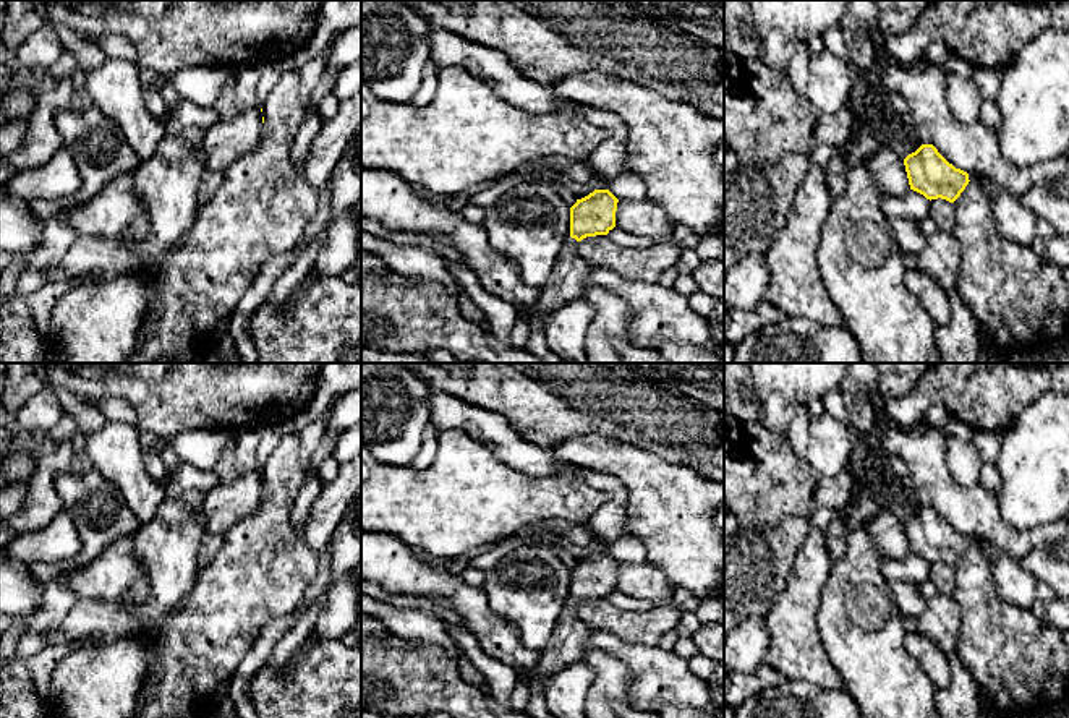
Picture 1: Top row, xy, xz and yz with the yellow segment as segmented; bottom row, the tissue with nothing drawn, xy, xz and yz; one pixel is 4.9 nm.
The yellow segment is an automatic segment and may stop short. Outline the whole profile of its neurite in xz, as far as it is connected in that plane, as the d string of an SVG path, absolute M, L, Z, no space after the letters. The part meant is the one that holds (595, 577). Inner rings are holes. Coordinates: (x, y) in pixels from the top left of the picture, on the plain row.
M594 553L588 559L577 562L570 571L570 600L565 603L562 614L554 627L552 640L549 647L541 653L541 658L534 668L536 679L528 682L530 700L525 713L533 718L556 718L546 705L541 681L556 674L559 669L577 663L583 653L583 643L588 639L591 629L578 618L578 606L586 600L607 598L615 590L615 574L619 562L609 553Z

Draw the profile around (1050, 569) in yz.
M1035 548L1019 562L1056 596L1069 600L1069 559L1054 556L1046 548Z

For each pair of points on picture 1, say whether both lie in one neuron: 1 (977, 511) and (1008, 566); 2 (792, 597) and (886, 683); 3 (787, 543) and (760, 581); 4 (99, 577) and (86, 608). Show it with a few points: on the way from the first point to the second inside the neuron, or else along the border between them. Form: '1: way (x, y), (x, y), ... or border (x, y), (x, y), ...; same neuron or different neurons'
1: border (1003, 551), (1017, 561); different neurons
2: border (825, 581), (820, 590), (817, 626), (828, 653); different neurons
3: way (778, 553), (760, 571); same neuron
4: border (78, 597), (115, 602), (119, 605); different neurons

